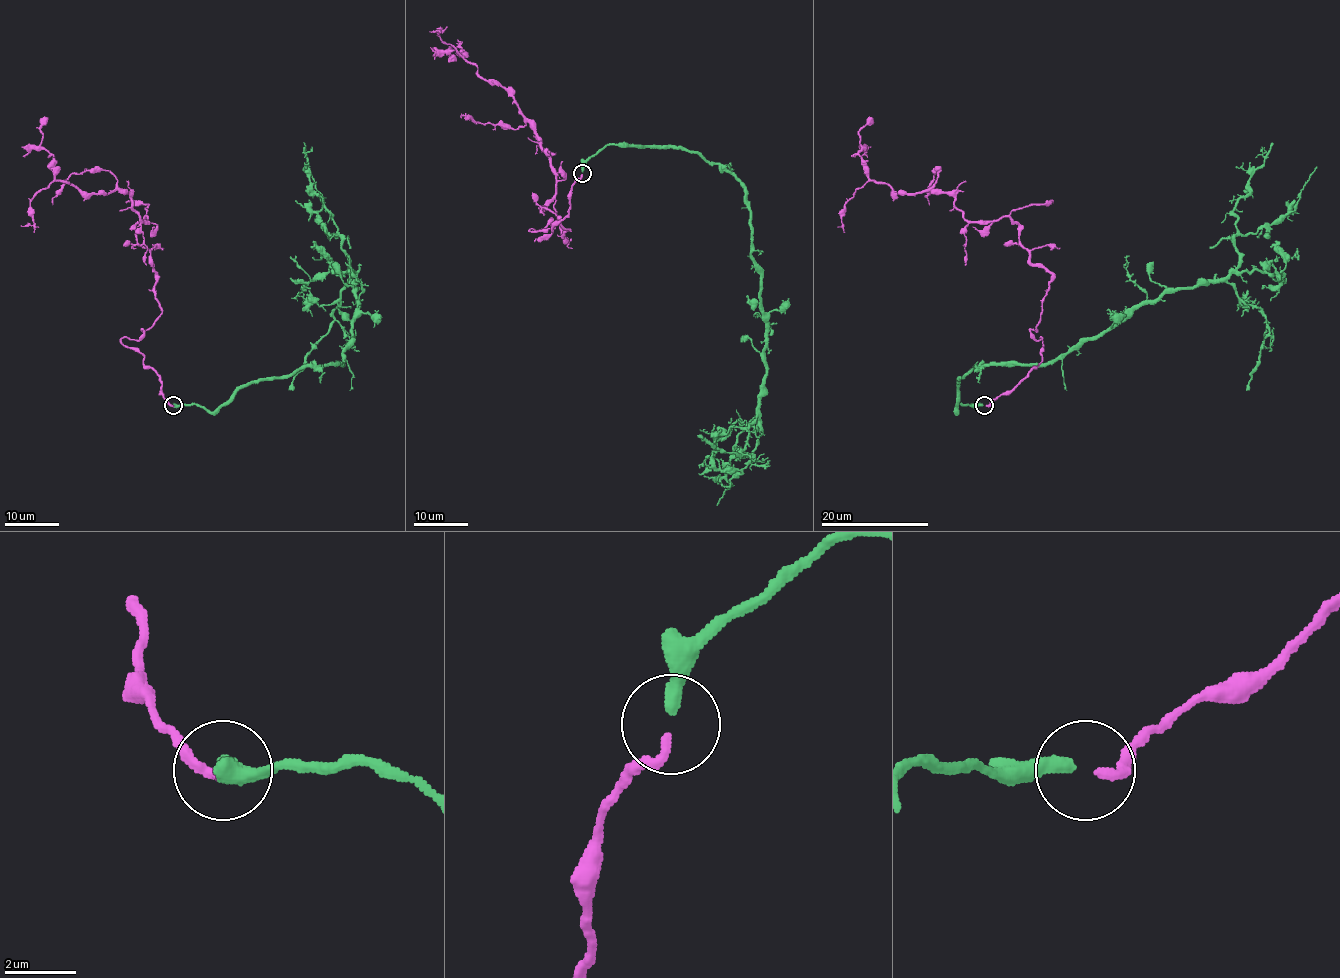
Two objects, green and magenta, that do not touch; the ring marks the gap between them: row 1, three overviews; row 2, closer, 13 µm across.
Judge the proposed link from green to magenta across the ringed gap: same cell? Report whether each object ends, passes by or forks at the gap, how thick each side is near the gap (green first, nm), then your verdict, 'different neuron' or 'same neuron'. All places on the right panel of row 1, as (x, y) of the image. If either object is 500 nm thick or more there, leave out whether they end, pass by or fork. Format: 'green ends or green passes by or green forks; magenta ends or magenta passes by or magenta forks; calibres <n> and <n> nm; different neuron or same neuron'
green ends; magenta ends; calibres 380 and 260 nm; same neuron

